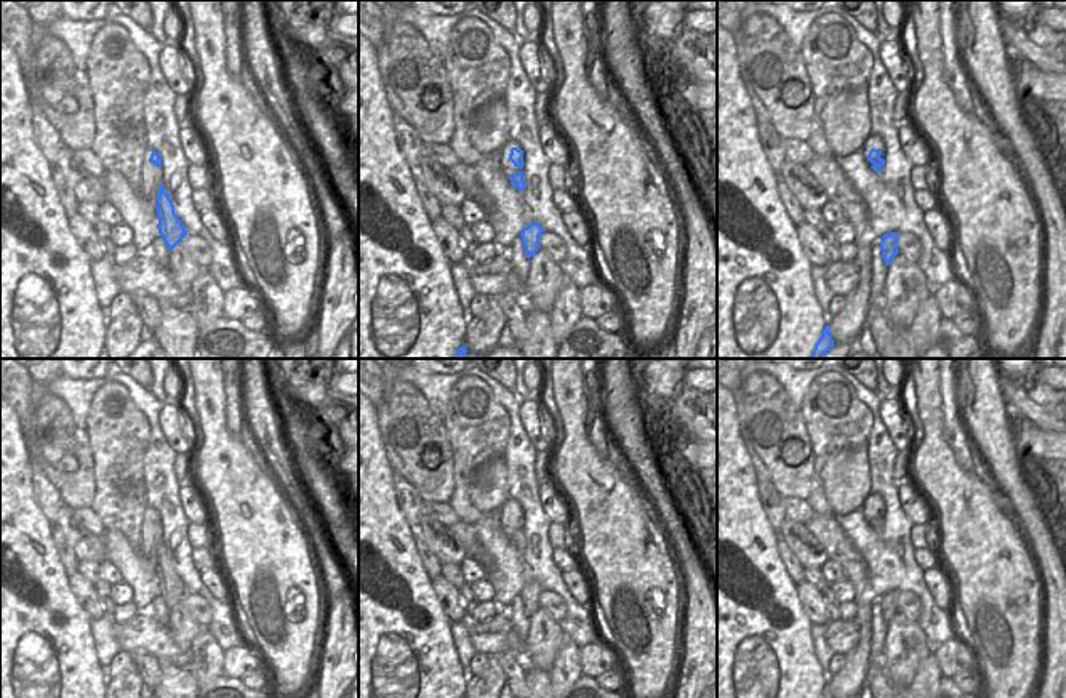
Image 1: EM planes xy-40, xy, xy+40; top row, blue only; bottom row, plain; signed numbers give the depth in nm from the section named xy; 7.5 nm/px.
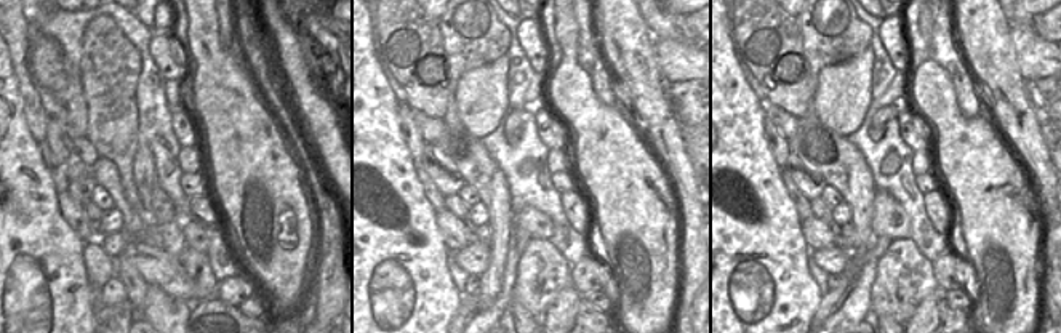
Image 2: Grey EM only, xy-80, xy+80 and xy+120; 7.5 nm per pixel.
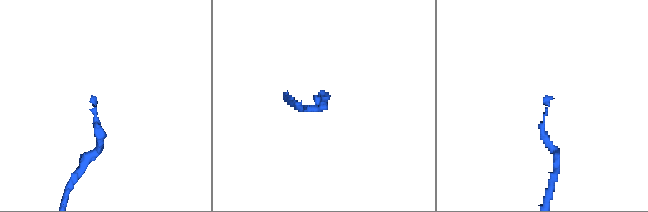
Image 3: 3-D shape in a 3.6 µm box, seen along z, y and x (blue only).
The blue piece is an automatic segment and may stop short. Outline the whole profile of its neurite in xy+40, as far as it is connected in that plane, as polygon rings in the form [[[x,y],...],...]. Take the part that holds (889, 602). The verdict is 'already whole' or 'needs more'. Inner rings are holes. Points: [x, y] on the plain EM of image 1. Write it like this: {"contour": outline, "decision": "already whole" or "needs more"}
{"contour": [[[898,591],[885,592],[880,597],[880,608],[882,608],[882,616],[888,624],[892,618],[898,613]]], "decision": "already whole"}

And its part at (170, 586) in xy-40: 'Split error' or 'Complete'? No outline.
Complete.

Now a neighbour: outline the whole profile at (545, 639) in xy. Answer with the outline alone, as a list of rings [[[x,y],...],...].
[[[538,608],[528,620],[530,629],[522,655],[527,656],[527,664],[531,668],[551,671],[555,653],[565,640],[565,634],[560,624],[543,608]]]

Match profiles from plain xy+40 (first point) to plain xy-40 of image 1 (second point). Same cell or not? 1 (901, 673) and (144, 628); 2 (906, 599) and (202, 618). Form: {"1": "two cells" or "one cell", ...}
{"1": "two cells", "2": "one cell"}

